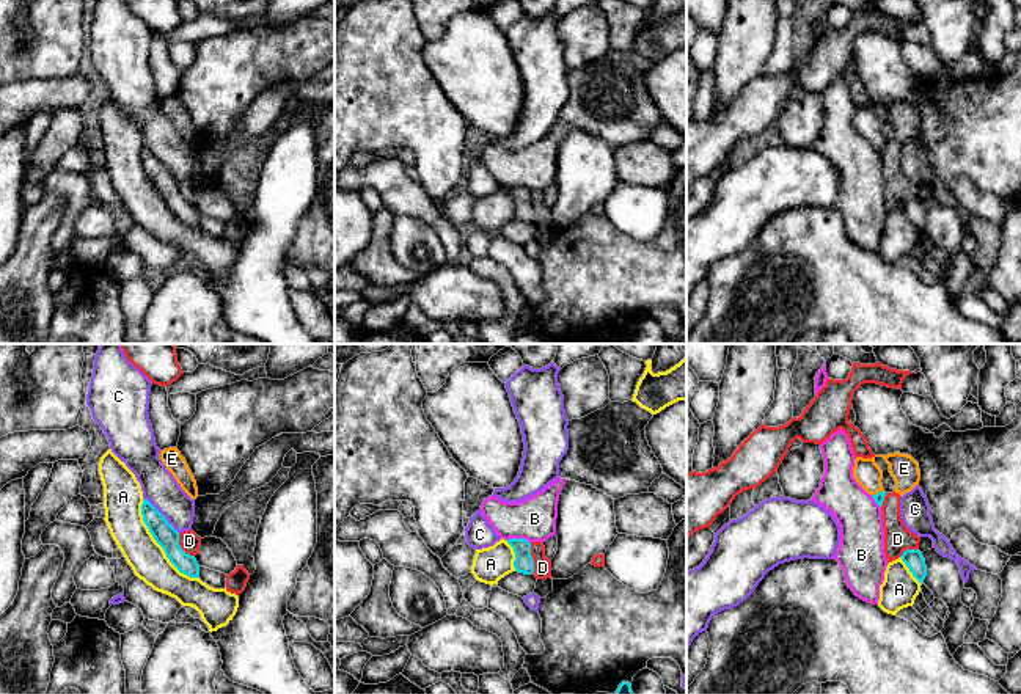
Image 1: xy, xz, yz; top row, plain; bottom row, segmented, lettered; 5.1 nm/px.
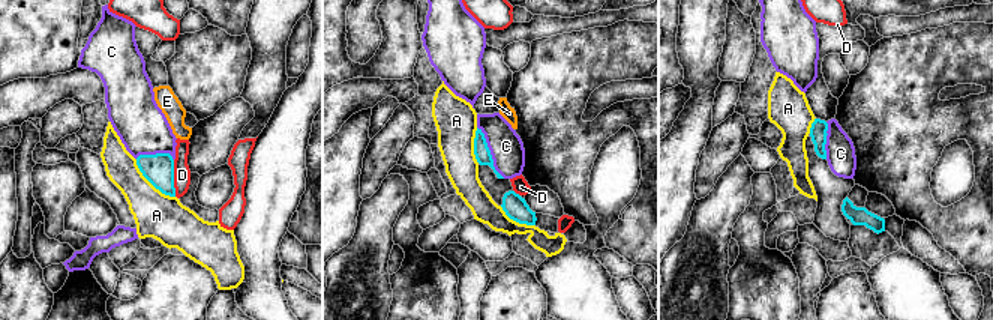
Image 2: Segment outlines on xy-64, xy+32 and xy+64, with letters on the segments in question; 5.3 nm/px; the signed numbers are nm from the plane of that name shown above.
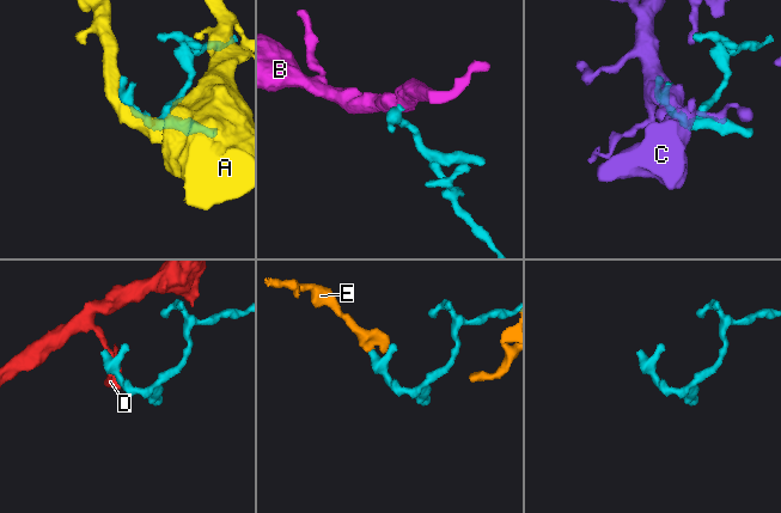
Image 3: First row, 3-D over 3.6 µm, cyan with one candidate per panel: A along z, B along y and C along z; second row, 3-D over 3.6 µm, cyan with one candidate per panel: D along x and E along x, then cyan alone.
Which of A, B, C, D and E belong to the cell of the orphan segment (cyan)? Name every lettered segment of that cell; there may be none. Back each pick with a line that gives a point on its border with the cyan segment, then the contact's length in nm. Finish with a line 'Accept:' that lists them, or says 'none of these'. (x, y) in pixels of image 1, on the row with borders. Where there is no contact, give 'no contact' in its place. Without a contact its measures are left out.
E: contact yz (878, 492); length 70 nm
Accept: E

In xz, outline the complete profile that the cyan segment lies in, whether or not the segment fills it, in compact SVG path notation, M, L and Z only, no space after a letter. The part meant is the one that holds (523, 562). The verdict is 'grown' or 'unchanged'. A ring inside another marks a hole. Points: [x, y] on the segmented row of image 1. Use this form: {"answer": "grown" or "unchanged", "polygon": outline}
{"answer": "unchanged", "polygon": "M509 539L507 543L514 548L515 553L514 561L515 572L532 575L534 561L531 556L531 543L526 539Z"}

